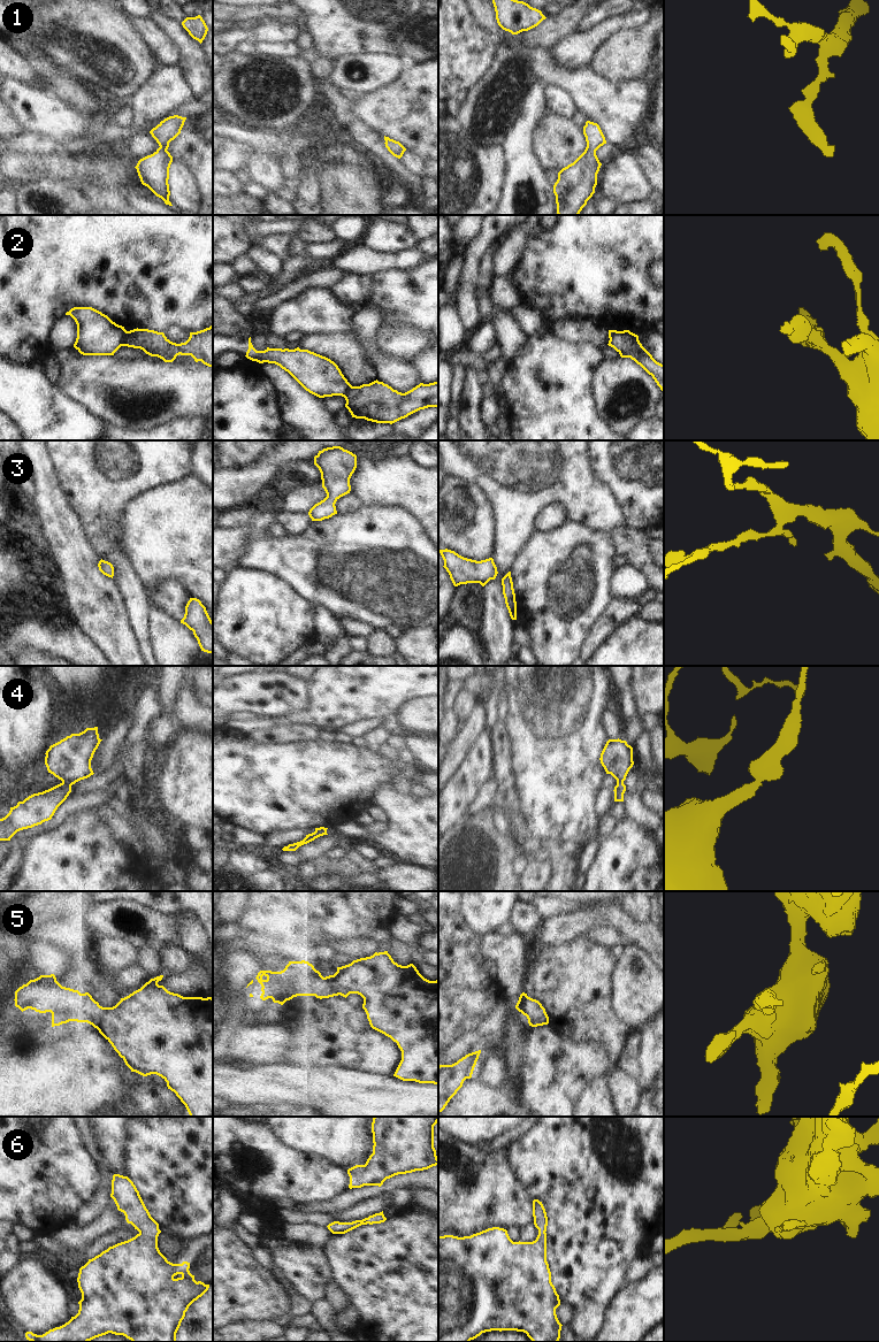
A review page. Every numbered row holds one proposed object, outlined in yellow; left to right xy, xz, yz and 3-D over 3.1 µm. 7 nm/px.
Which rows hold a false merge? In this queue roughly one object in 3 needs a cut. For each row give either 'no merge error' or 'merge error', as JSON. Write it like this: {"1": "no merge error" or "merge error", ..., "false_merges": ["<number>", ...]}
{"1": "no merge error", "2": "merge error", "3": "no merge error", "4": "no merge error", "5": "no merge error", "6": "no merge error", "false_merges": ["2"]}

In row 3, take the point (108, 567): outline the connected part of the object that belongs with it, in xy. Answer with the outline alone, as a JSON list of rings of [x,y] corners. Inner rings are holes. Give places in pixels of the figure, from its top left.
[[[101,559],[99,561],[99,563],[98,563],[98,567],[99,567],[99,570],[104,575],[113,578],[113,576],[114,576],[114,567],[113,567],[113,565],[110,562],[105,561],[105,560]]]

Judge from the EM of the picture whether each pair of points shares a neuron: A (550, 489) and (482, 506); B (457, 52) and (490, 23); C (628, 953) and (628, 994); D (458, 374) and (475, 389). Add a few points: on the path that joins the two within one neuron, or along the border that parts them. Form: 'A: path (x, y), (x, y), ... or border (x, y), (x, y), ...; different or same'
A: border (472, 483), (483, 493), (489, 503), (496, 530); different
B: border (472, 12), (483, 27), (501, 38); different
C: path (628, 964), (628, 983); same
D: border (465, 367), (465, 377), (463, 380); different

